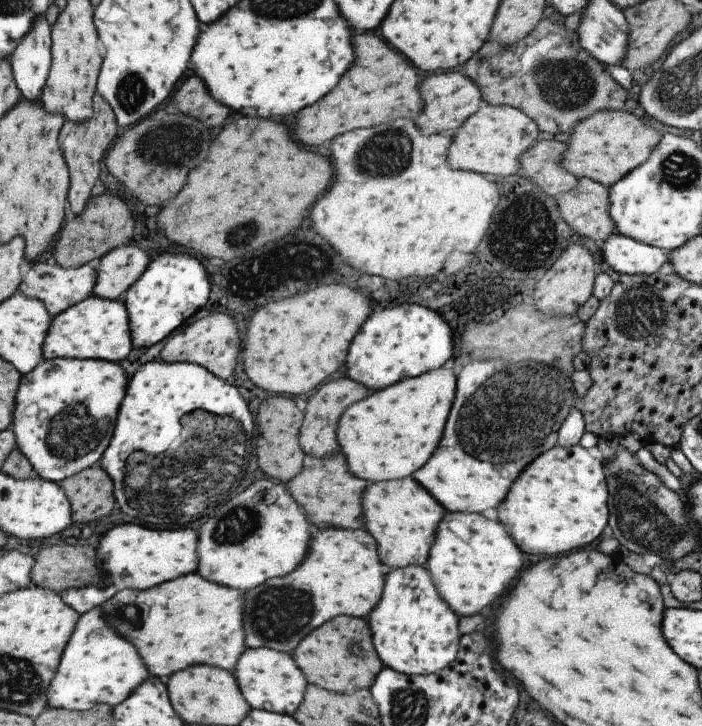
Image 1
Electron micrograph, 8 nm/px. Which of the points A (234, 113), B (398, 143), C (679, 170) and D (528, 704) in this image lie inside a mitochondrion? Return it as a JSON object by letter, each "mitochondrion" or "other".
{"A":"other","B":"mitochondrion","C":"mitochondrion","D":"other"}

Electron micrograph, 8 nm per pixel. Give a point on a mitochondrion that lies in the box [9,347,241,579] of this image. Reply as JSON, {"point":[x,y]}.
{"point":[76,429]}

